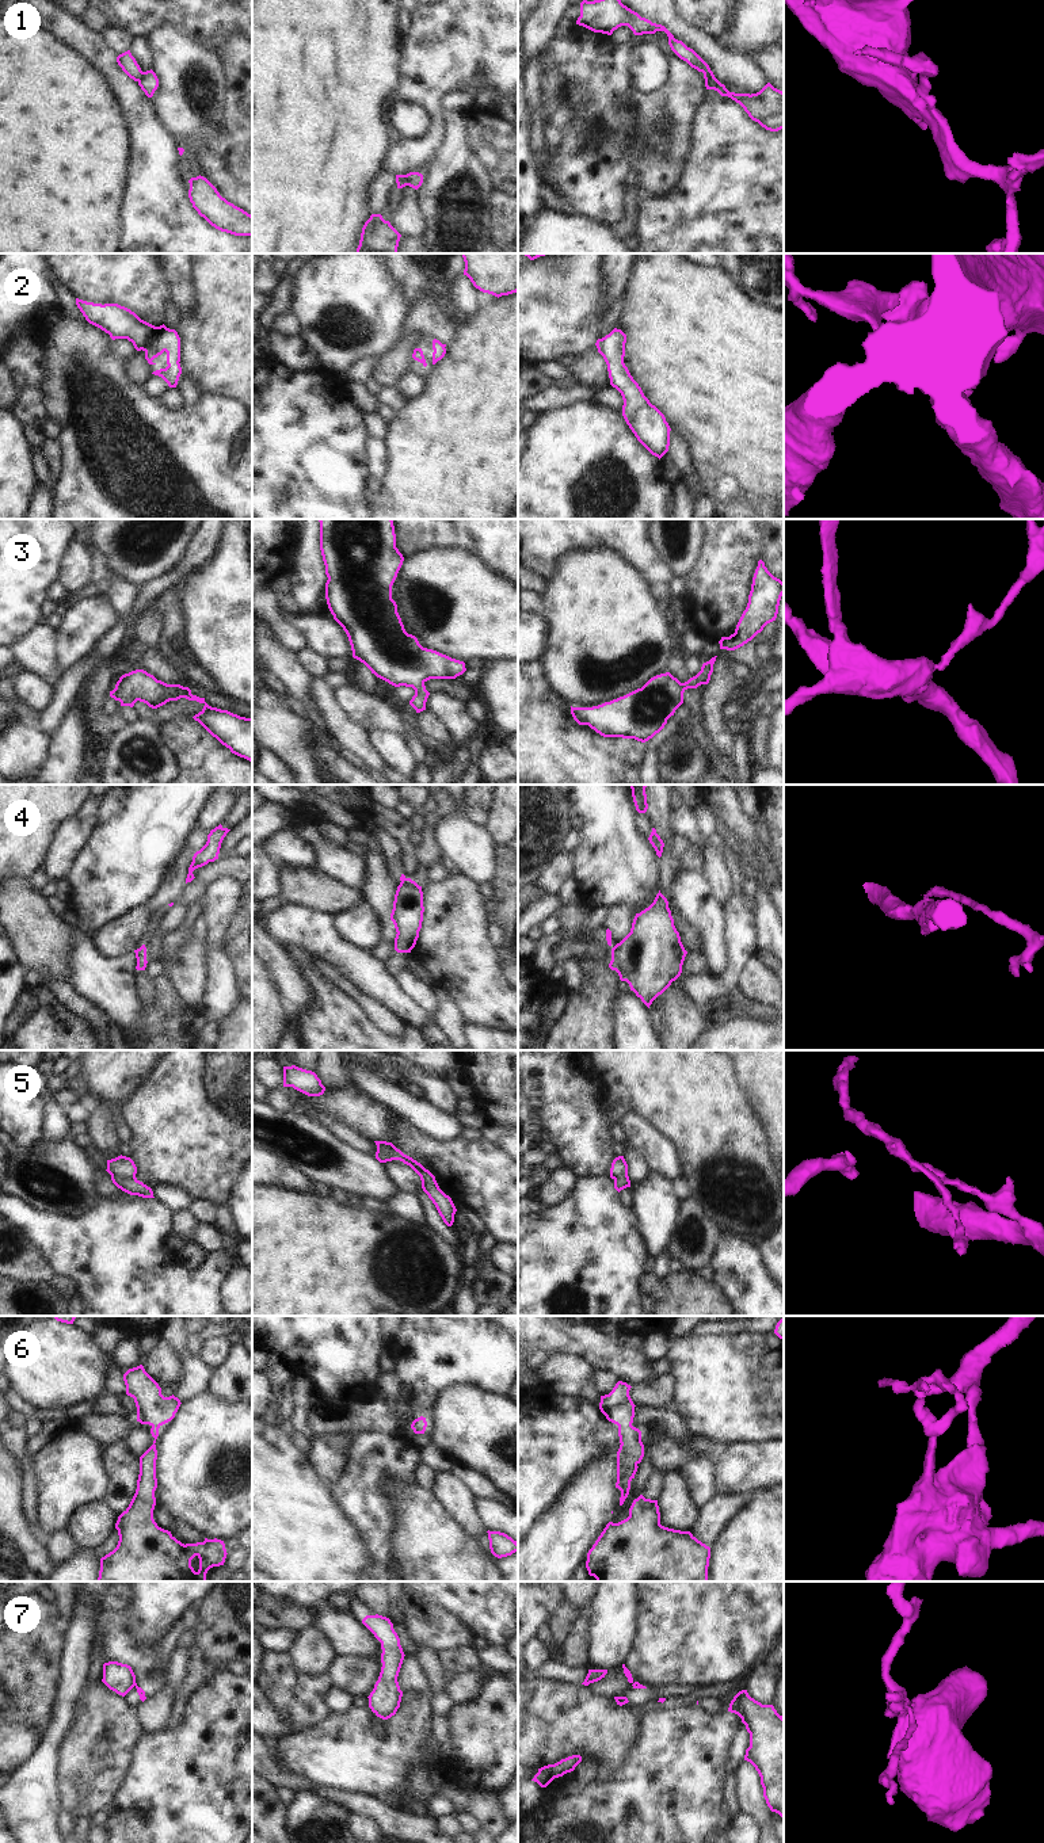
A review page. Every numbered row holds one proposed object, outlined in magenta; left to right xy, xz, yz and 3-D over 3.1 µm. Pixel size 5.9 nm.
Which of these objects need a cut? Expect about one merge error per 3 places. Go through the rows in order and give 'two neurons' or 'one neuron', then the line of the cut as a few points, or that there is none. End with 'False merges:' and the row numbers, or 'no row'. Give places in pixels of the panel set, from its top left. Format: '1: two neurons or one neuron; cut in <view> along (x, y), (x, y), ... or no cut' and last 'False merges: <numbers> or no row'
1: two neurons; cut in xz along (406, 175), (407, 184)
2: one neuron; no cut
3: one neuron; no cut
4: two neurons; cut in xy along (138, 949), (136, 956)
5: two neurons; cut in xz along (377, 1148), (402, 1153)
6: one neuron; no cut
7: two neurons; cut in yz along (640, 1685), (637, 1687)
False merges: 1, 4, 5, 7

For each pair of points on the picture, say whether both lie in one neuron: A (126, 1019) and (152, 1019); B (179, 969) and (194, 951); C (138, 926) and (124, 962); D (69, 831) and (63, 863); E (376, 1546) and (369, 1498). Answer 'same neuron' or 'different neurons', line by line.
A: different neurons
B: same neuron
C: different neurons
D: same neuron
E: same neuron

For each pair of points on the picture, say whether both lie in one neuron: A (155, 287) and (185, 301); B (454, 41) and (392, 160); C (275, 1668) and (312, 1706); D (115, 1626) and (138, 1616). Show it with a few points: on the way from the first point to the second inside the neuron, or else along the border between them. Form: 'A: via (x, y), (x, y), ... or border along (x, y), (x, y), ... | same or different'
A: border along (162, 267), (163, 277), (168, 285), (170, 300) | different
B: via (433, 73), (434, 130), (425, 140) | same
C: via (284, 1678), (303, 1697) | same
D: border along (130, 1595), (128, 1630), (145, 1648) | different

